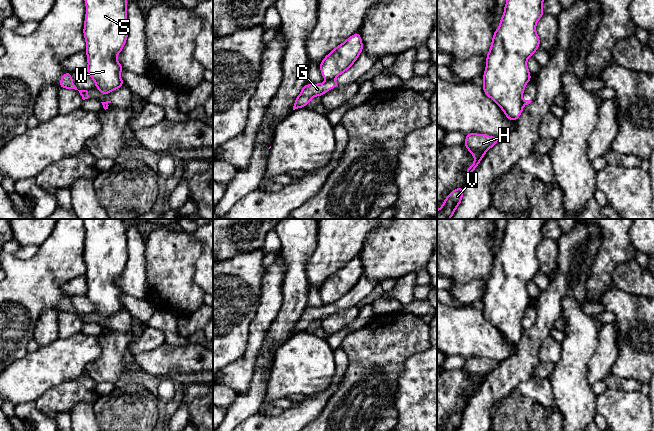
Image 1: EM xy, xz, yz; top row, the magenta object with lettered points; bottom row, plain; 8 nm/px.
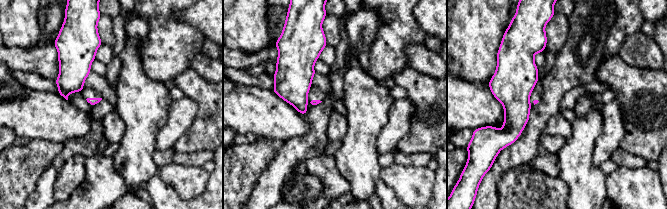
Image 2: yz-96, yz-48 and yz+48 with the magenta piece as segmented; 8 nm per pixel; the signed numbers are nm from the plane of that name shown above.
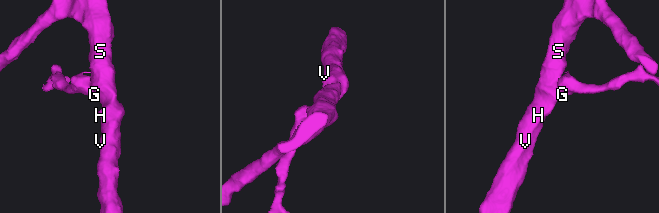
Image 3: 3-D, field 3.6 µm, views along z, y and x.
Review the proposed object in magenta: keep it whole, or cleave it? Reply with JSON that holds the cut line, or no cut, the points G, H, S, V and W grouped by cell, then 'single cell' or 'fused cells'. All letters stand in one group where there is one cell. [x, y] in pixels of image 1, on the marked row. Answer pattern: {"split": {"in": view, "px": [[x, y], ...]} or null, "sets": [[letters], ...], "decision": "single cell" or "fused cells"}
{"split": {"in": "xz", "px": [[330, 79], [332, 80]]}, "sets": [["G"], ["H", "S", "V", "W"]], "decision": "fused cells"}

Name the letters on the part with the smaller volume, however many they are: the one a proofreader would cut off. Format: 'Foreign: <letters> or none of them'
Foreign: G

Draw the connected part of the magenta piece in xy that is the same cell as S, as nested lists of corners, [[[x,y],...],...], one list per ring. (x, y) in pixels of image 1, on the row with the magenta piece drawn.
[[[84,0],[86,14],[84,20],[83,34],[86,42],[86,55],[88,66],[86,72],[95,82],[101,94],[107,95],[112,91],[124,86],[120,72],[125,68],[117,61],[117,55],[123,50],[128,38],[128,20],[127,20],[127,0]]]

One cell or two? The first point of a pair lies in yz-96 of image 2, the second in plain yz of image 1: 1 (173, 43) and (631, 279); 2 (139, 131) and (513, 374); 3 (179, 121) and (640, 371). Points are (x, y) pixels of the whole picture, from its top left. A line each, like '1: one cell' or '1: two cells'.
1: two cells
2: two cells
3: two cells

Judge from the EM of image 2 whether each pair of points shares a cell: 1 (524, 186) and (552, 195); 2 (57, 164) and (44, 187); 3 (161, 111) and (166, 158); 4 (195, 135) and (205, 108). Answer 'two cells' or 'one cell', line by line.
1: one cell
2: one cell
3: two cells
4: one cell

